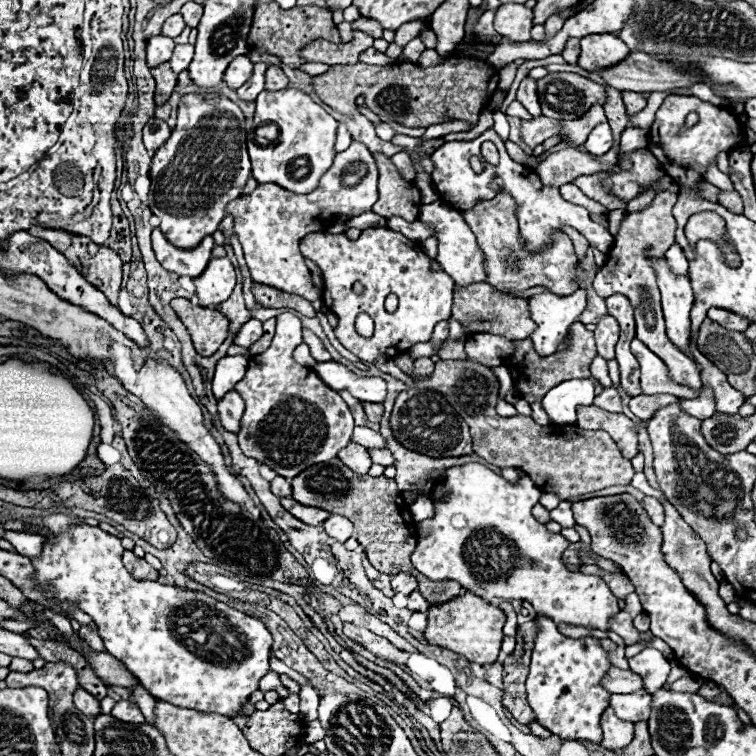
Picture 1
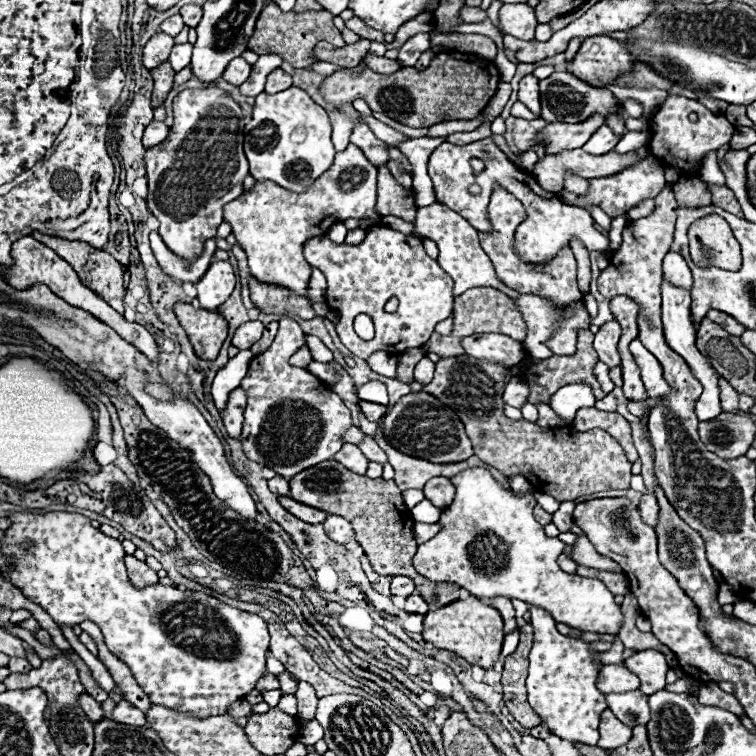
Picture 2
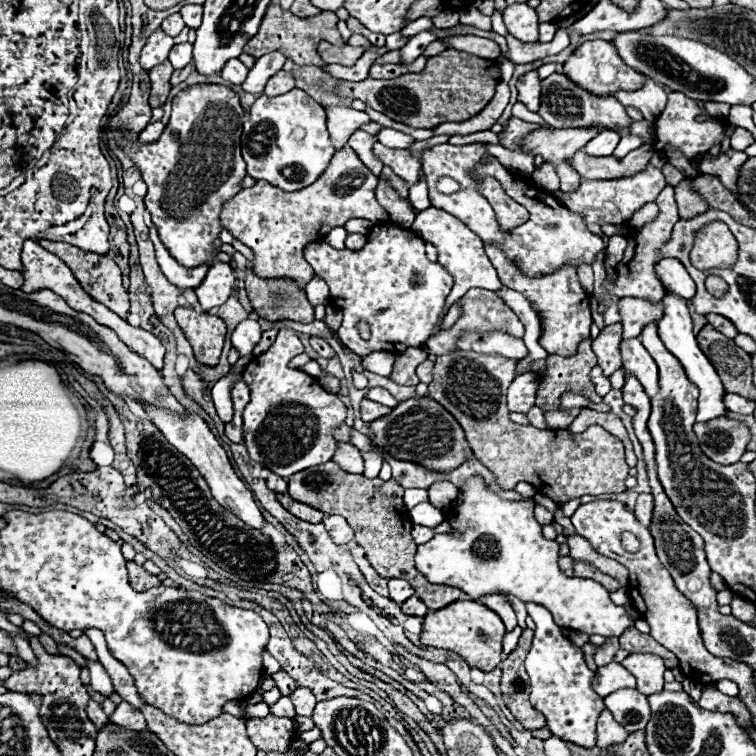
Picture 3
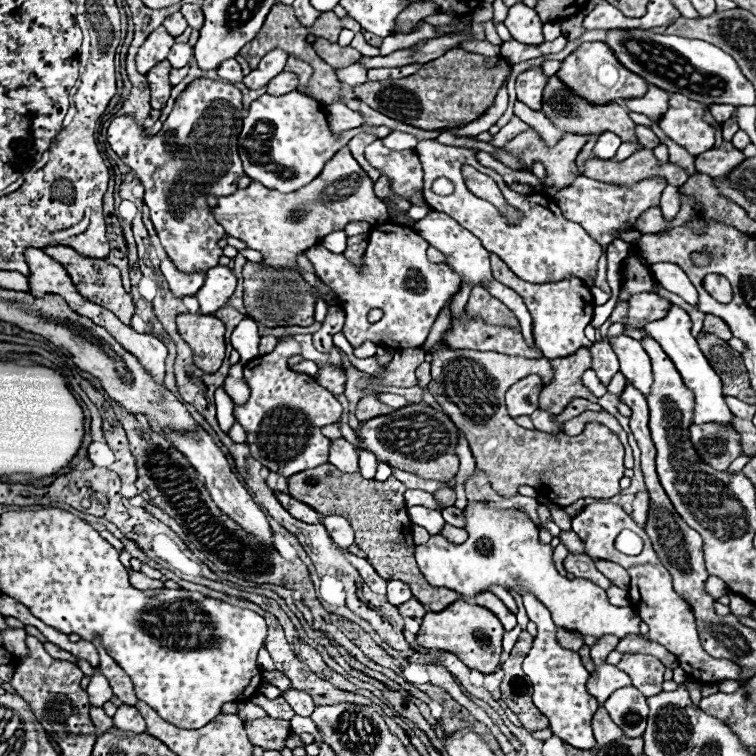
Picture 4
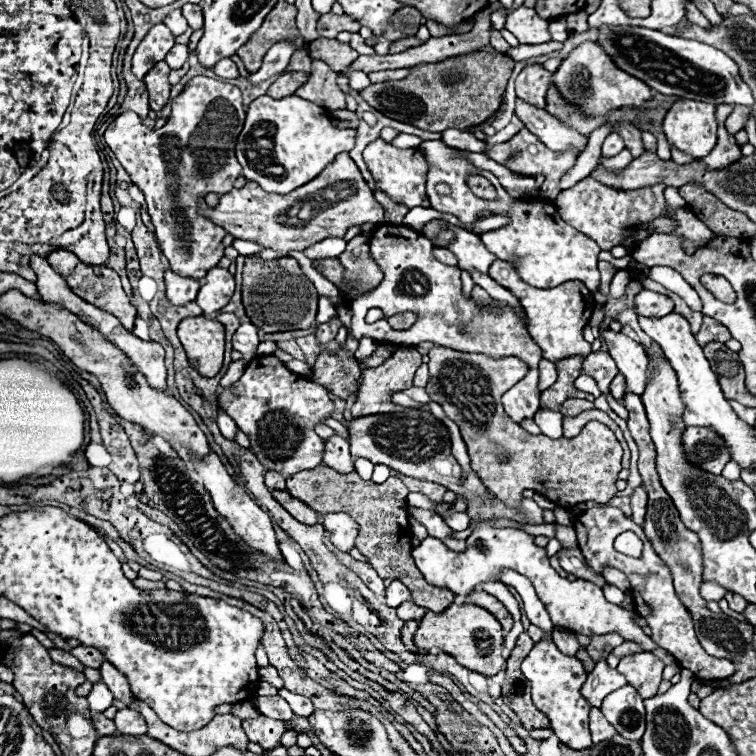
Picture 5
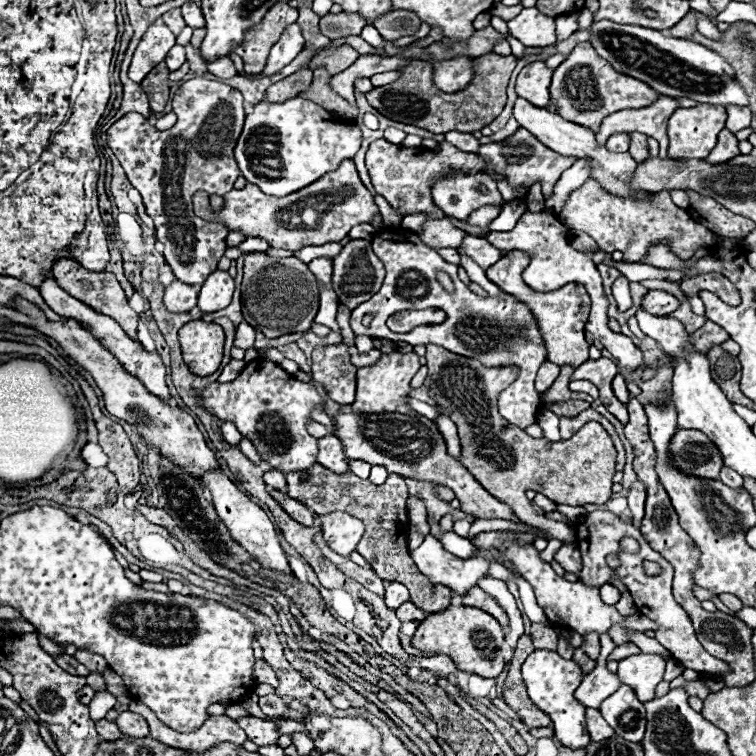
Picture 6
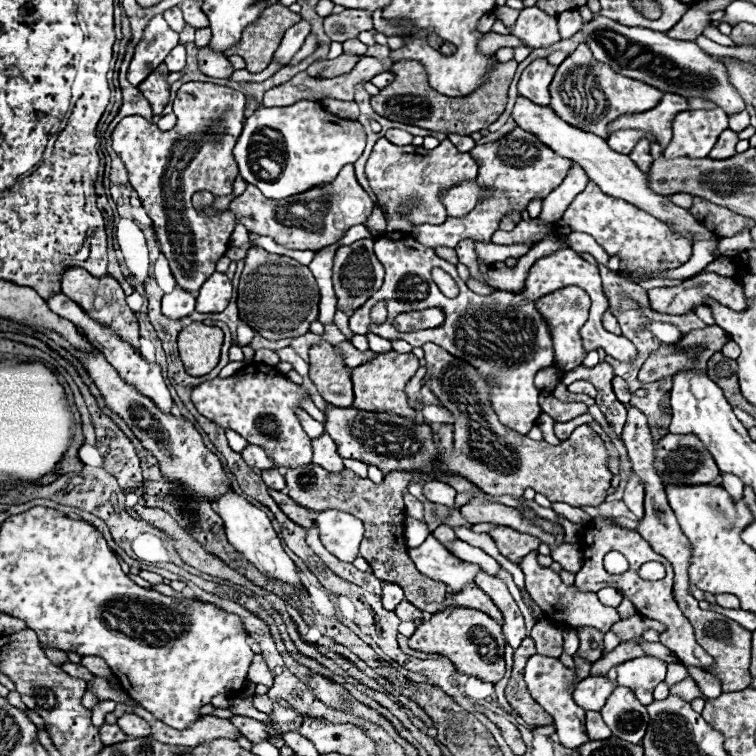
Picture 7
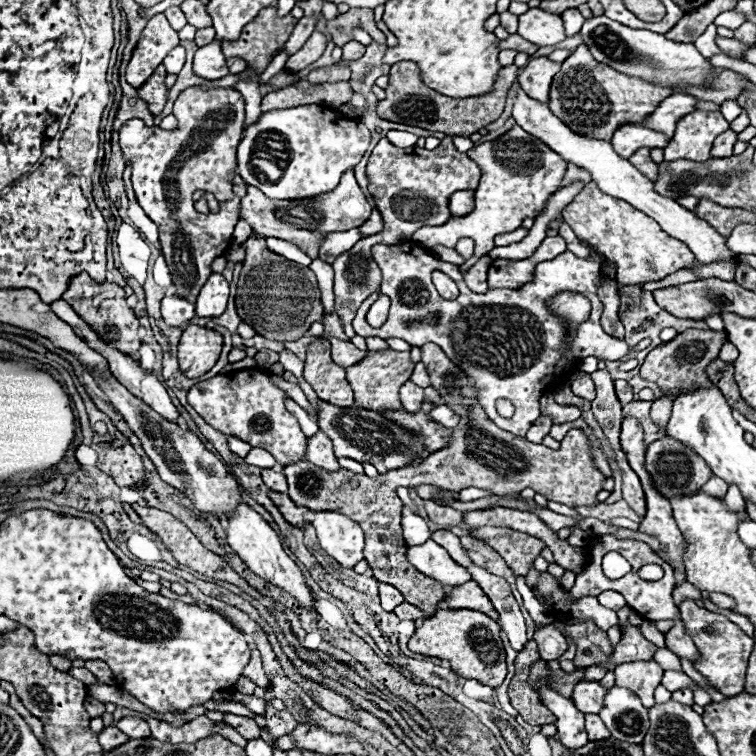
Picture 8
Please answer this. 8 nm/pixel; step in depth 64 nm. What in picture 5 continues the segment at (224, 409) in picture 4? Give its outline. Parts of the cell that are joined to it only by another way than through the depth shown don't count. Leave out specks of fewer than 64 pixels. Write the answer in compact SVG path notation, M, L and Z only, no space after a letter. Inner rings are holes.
M224 408L218 410L218 426L220 426L220 432L222 432L228 440L234 440L234 434L236 434L236 422L224 412Z

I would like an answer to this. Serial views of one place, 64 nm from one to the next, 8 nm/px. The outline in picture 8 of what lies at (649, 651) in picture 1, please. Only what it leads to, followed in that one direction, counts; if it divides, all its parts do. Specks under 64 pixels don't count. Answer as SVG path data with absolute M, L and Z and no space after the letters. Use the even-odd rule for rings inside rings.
M654 660L626 662L614 668L616 686L634 690L646 708L654 706L654 688L662 682L664 670Z

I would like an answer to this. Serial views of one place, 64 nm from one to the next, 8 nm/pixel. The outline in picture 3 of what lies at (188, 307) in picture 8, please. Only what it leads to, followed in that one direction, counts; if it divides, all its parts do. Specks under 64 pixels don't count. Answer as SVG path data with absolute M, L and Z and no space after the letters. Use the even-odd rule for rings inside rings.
M155 227L149 228L149 238L154 242L156 258L158 258L158 264L160 264L162 272L164 272L164 276L166 276L174 286L178 286L180 290L198 288L198 286L200 286L202 278L206 276L208 264L200 264L200 266L196 266L196 268L184 268L184 266L178 264L178 260L172 258L170 252L162 246Z

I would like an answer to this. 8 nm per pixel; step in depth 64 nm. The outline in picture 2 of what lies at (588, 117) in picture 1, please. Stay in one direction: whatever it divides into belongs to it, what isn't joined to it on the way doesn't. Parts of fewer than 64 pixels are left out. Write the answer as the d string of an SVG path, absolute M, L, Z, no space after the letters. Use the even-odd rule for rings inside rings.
M592 114L586 122L548 124L540 134L540 144L546 144L546 154L558 154L562 150L580 148L592 136L592 132L598 130L598 126L602 126L604 122L606 118L602 118L600 114Z

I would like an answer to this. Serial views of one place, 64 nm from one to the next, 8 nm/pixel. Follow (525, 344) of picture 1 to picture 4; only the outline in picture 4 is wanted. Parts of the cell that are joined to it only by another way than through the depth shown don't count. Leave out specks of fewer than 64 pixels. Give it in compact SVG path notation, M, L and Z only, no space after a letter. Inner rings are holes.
M580 348L576 354L566 358L554 358L550 360L550 364L554 370L554 380L546 384L540 392L540 410L560 414L566 408L566 404L574 398L598 402L598 398L582 384L582 374L592 366L592 356L588 348Z

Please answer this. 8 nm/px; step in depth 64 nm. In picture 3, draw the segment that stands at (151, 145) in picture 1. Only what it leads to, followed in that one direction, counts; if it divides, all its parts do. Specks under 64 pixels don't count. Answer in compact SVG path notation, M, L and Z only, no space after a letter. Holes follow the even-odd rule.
M152 122L152 124L148 124L142 132L140 132L140 142L142 144L150 144L150 142L156 142L160 136L162 136L162 130L164 130L166 126L162 124L162 122Z

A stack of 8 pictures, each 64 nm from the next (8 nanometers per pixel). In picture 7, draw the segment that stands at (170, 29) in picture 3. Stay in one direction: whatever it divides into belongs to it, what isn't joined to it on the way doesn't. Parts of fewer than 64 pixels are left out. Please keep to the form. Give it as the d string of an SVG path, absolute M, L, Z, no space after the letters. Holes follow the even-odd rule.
M178 6L166 10L166 12L164 12L164 18L166 18L168 26L170 26L174 32L182 32L184 26L186 26L186 22L184 22L184 18L182 18L182 10L180 10Z

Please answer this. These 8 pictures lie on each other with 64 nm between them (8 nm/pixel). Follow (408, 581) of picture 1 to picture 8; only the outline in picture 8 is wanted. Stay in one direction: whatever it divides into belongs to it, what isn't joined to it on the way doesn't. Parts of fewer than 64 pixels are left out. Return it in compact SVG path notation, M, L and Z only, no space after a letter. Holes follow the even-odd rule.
M380 582L378 586L380 586L380 600L382 600L382 608L384 610L394 610L404 600L402 594L400 594L400 590L394 588L392 584Z

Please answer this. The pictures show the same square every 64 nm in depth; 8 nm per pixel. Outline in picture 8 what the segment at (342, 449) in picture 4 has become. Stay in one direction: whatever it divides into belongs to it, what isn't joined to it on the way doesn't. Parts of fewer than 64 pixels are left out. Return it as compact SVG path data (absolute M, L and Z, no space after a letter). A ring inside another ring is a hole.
M318 432L308 438L306 460L314 462L316 466L322 466L326 470L340 470L338 458L334 456L334 450L332 450L332 442L324 432Z

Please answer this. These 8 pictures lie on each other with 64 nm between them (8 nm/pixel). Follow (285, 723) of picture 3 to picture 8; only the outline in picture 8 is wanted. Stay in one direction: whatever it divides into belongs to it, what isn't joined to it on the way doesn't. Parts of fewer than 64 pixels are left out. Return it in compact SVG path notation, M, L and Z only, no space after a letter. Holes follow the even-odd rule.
M226 714L224 722L228 726L232 726L234 730L238 730L246 740L254 740L260 738L262 728L254 722L254 718L246 718L246 716L236 716L236 714Z

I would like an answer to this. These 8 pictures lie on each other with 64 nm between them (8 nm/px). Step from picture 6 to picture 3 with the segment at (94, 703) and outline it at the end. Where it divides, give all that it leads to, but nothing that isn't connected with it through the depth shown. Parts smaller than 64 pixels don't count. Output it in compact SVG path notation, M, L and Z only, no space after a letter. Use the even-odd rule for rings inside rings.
M86 658L86 666L88 666L88 670L90 670L90 686L92 686L96 692L100 692L100 694L110 696L110 694L114 692L114 688L112 688L112 680L110 680L108 672L104 670L104 666L102 666L100 662L92 662L92 660L88 660L88 658Z

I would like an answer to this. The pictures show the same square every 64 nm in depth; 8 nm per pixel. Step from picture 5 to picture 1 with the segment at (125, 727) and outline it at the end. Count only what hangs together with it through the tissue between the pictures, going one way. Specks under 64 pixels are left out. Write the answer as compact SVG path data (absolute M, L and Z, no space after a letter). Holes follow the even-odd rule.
M130 700L116 702L116 706L112 708L112 716L122 720L122 722L132 722L132 724L142 724L144 722L144 716L142 716L140 708Z

